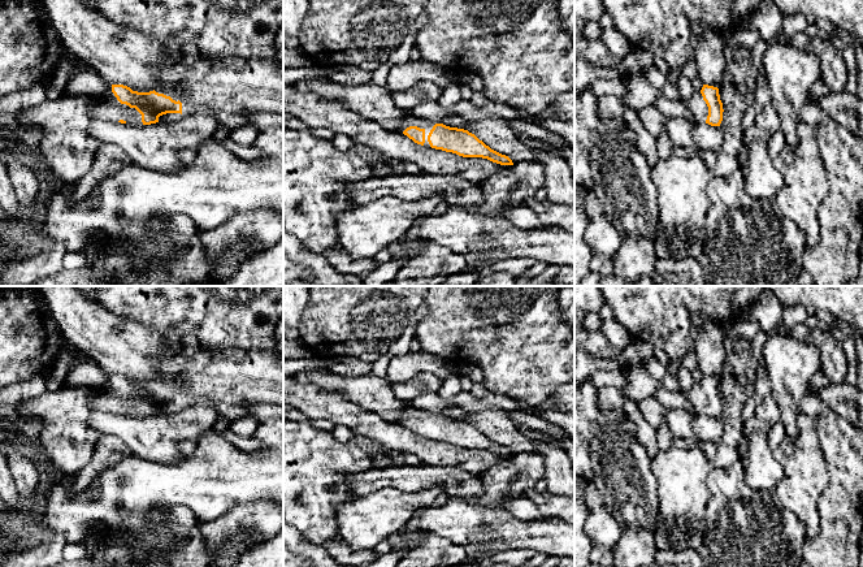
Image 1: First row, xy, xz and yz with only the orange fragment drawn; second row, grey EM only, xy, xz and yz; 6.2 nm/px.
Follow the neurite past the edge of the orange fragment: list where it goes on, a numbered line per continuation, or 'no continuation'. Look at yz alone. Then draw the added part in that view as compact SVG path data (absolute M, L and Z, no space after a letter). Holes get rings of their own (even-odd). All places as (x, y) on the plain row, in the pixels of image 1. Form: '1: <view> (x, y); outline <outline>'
1: yz (695, 395); outline M694 382L688 391L682 391L685 398L694 408L695 415L706 415L708 407L708 398L703 391L701 382Z

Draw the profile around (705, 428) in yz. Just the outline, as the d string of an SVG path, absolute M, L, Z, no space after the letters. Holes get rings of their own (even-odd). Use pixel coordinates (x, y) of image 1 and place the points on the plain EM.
M694 415L691 417L693 437L701 442L720 442L723 434L723 424L719 417L708 415Z

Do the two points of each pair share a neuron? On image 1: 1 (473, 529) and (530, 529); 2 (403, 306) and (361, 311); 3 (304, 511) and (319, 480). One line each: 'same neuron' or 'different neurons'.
1: same neuron
2: same neuron
3: same neuron

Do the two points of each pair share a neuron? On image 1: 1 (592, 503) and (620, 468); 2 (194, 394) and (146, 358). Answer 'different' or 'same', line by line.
1: different
2: same

